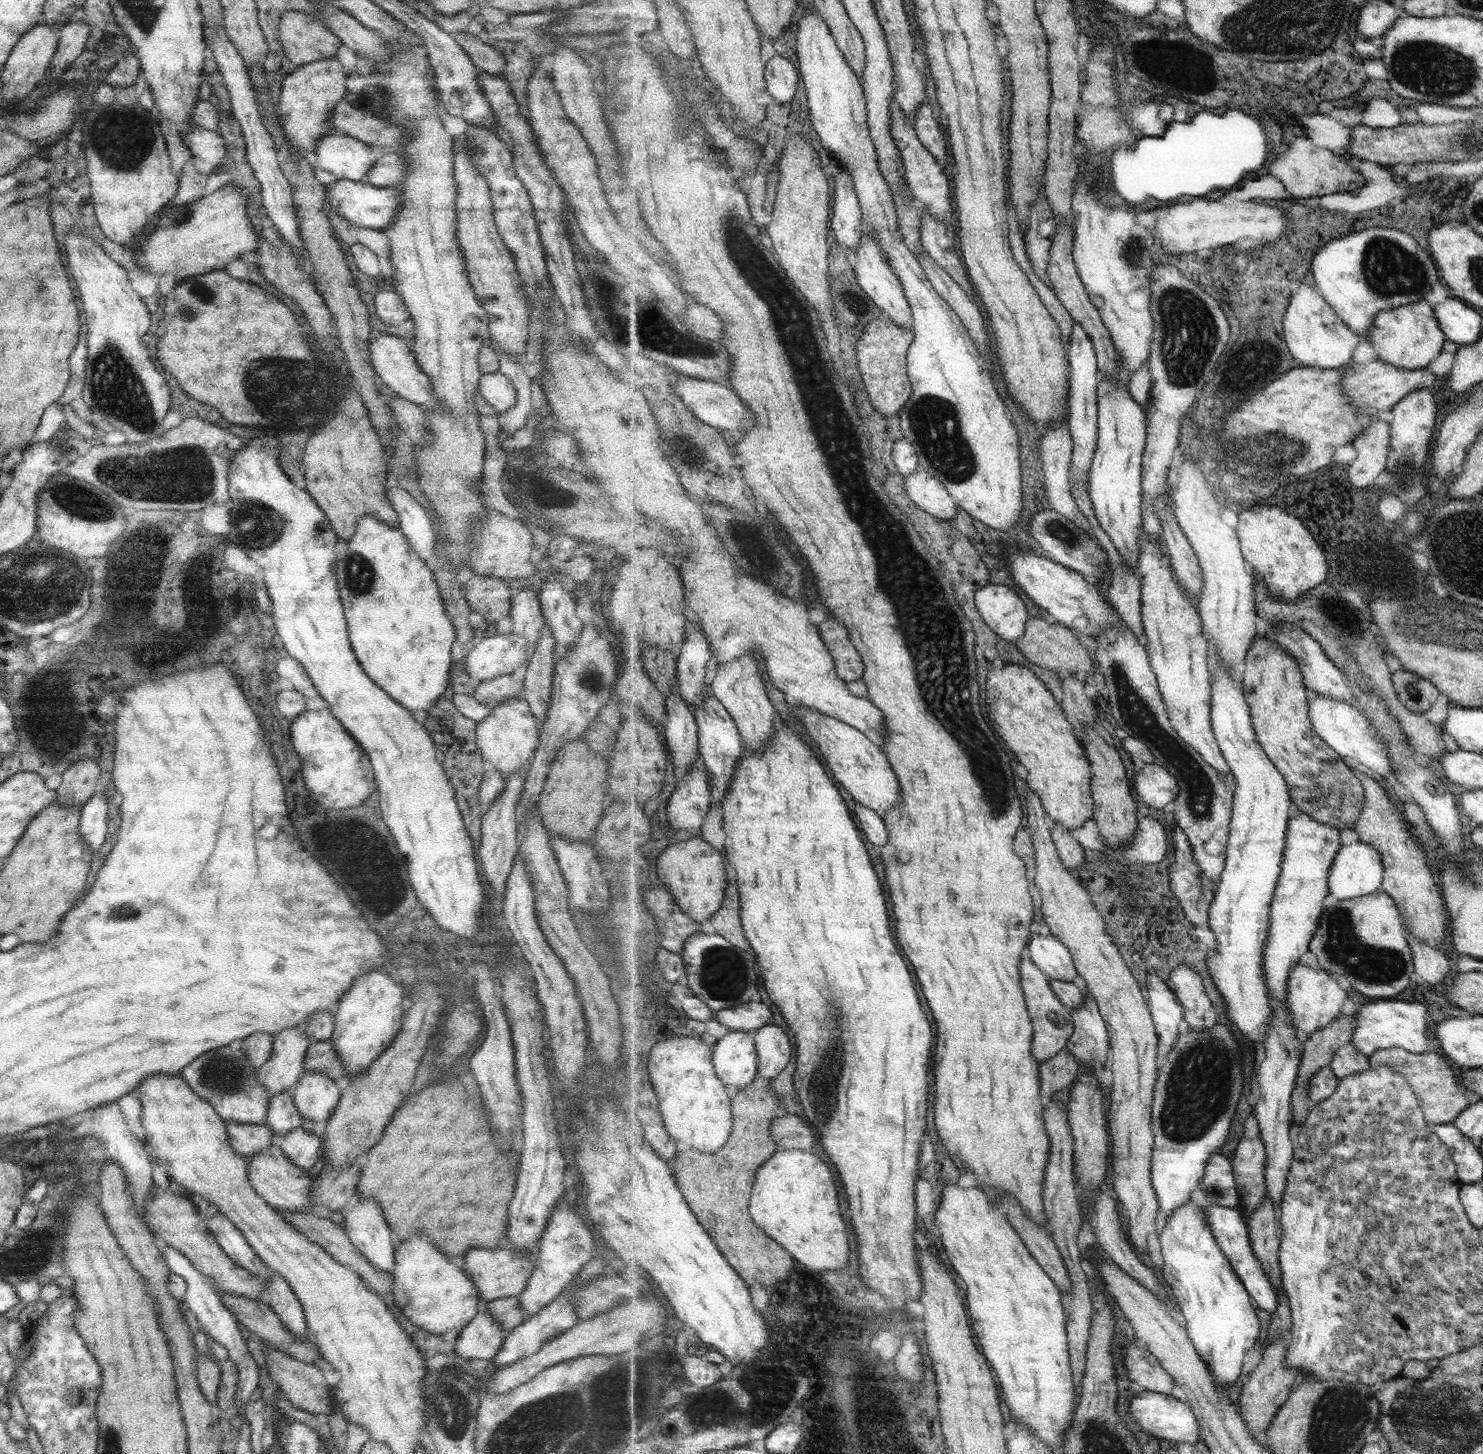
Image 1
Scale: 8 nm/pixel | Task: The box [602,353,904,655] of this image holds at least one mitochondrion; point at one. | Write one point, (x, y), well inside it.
(762, 550)

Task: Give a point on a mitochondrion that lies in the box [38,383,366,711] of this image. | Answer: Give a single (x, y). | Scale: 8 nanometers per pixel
(187, 475)

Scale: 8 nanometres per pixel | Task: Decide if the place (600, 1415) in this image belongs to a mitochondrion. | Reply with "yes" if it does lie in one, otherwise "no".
yes

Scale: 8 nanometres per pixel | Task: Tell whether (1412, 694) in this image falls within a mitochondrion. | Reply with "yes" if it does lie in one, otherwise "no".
yes

